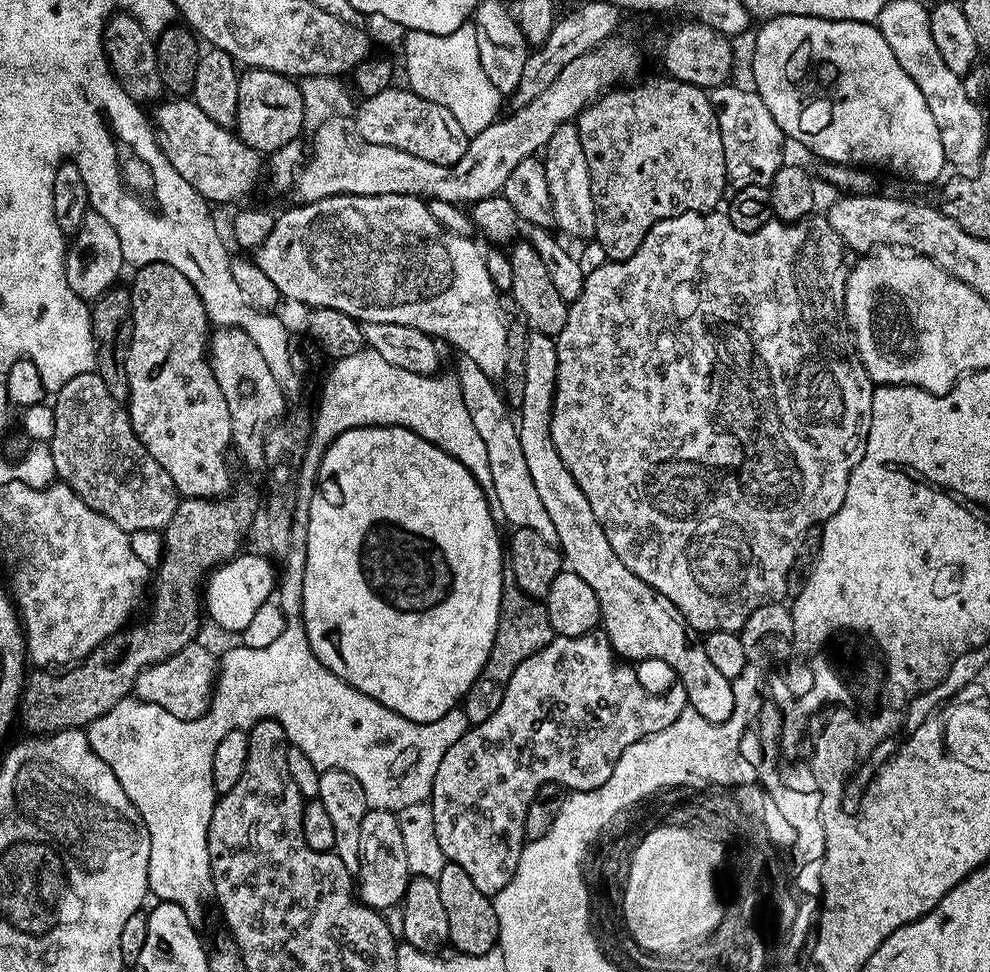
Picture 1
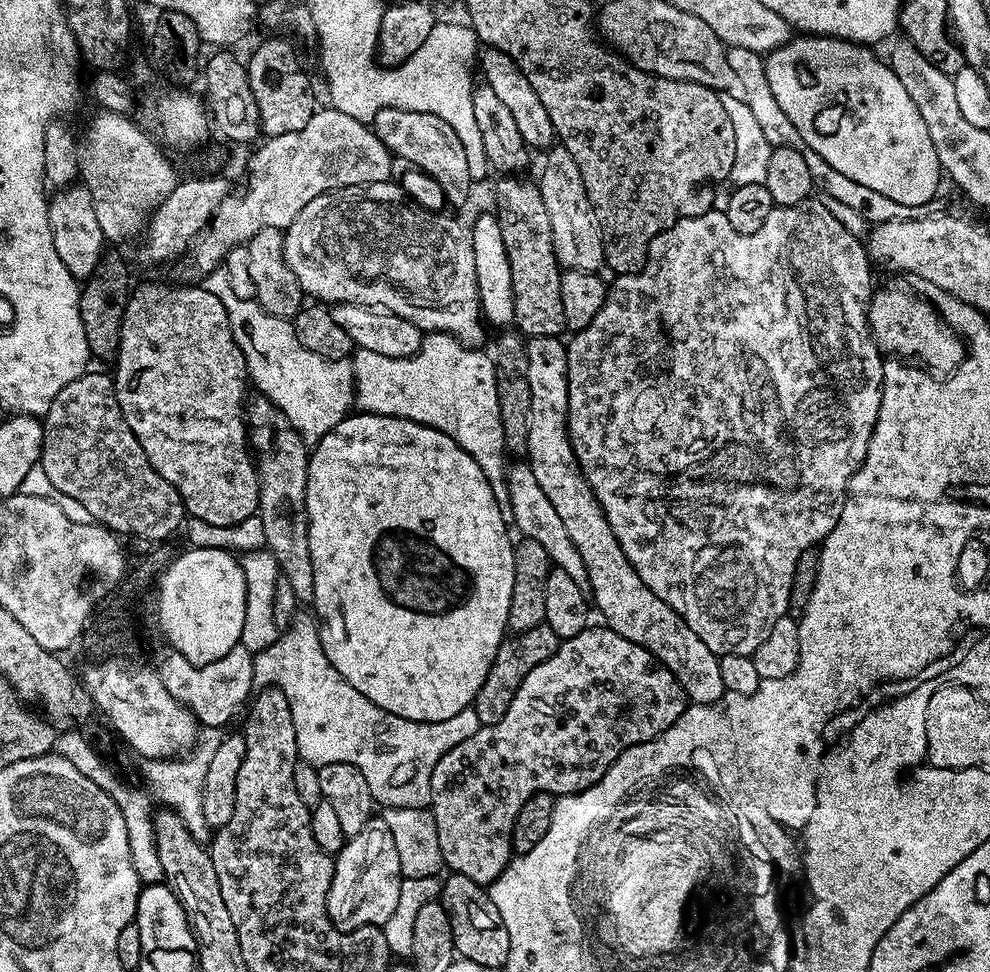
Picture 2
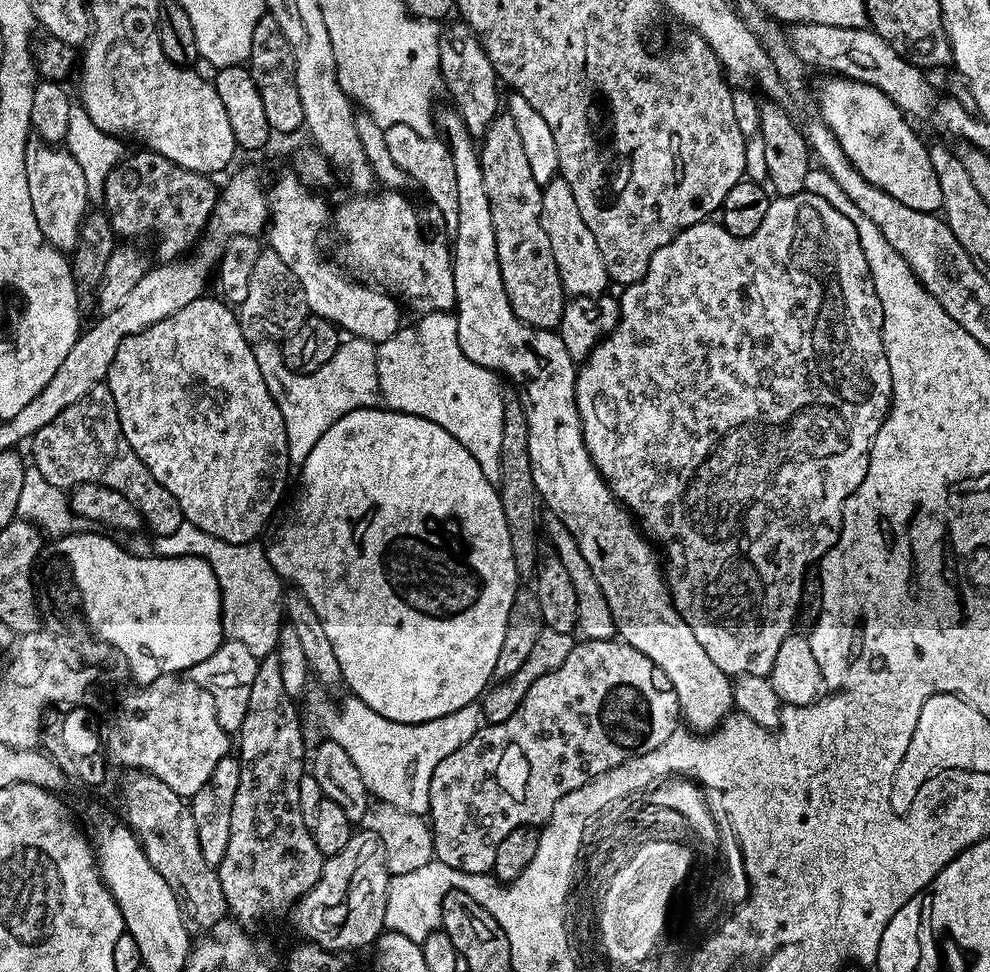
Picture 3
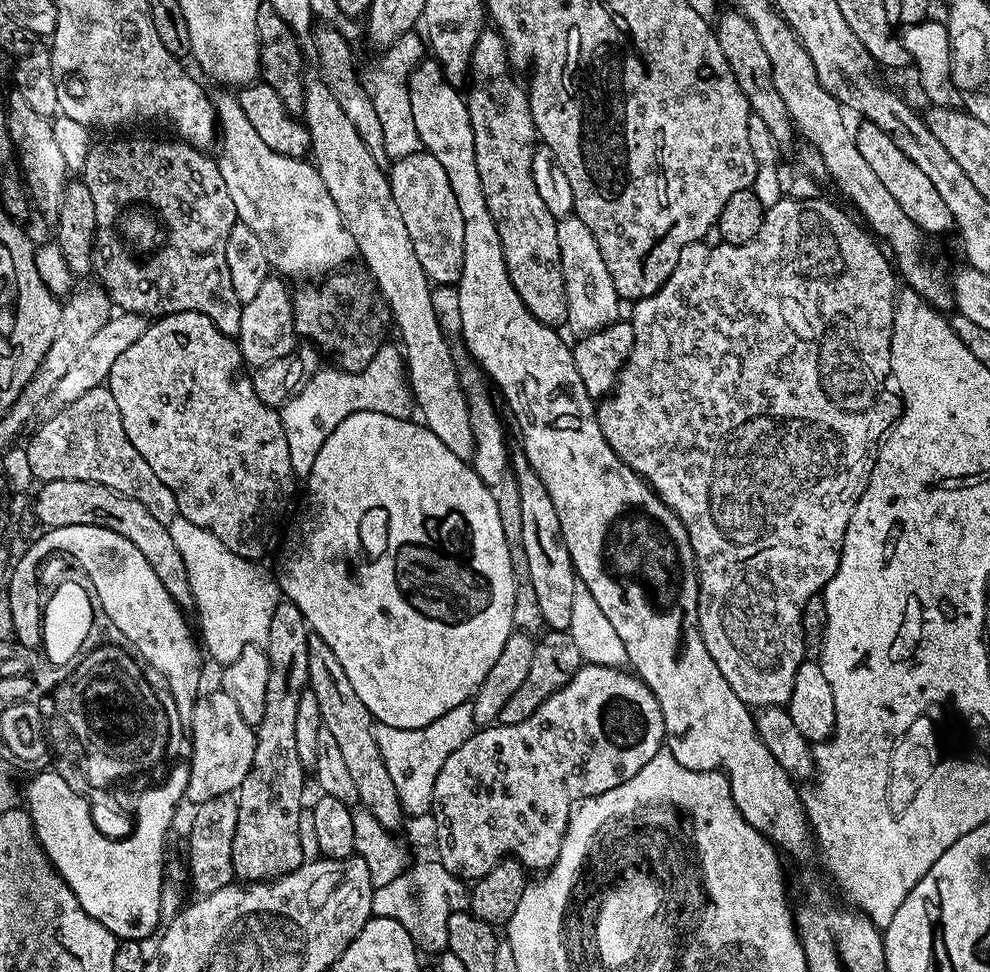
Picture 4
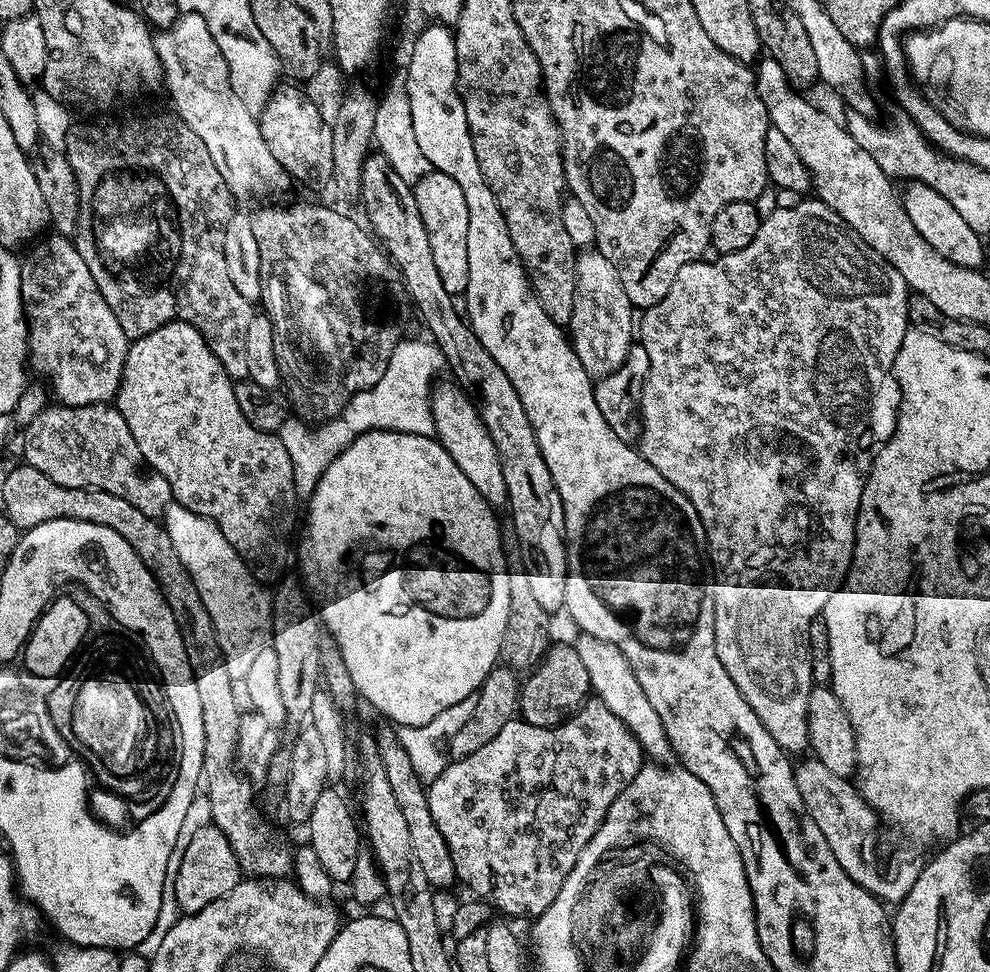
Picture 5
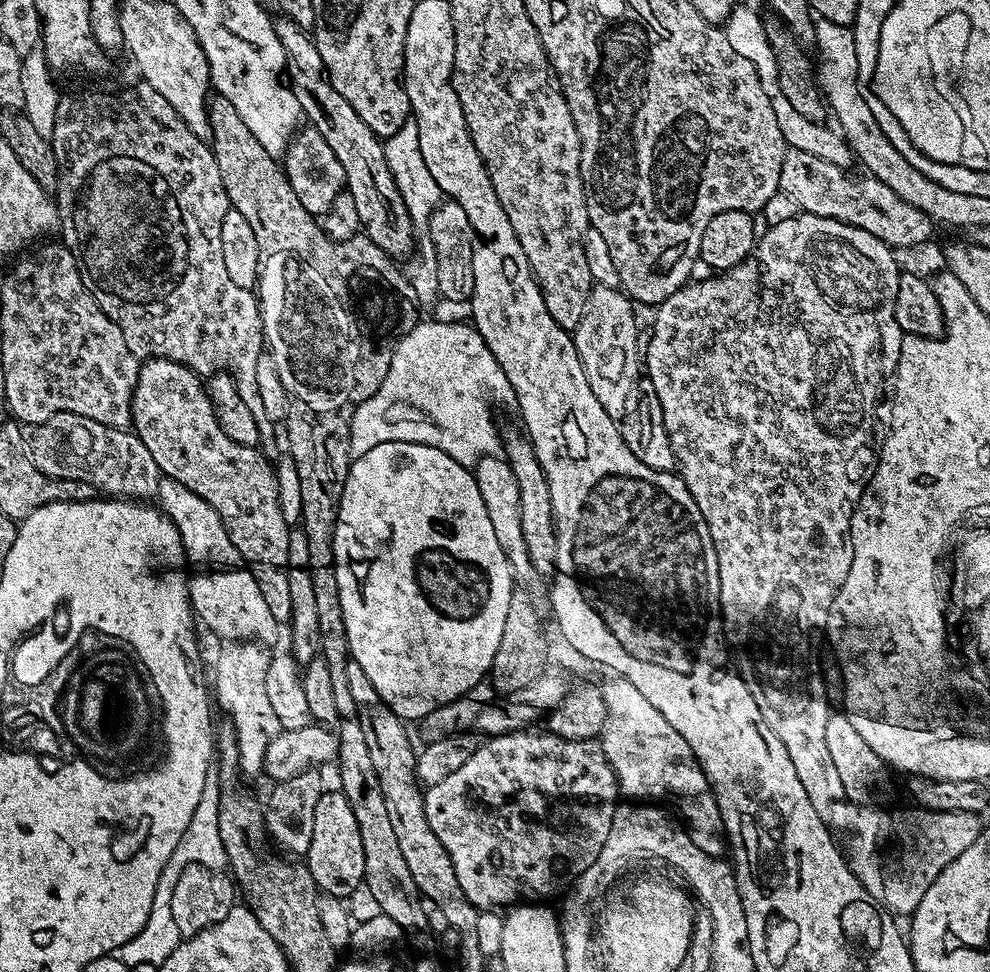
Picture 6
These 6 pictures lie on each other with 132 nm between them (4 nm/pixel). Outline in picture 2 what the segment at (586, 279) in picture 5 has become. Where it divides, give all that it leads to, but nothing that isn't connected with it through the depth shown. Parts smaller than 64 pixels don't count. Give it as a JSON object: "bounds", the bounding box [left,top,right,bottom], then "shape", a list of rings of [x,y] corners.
{"bounds":[538,146,604,273],"shape":[[[563,146],[547,149],[544,169],[540,172],[538,187],[542,202],[546,202],[546,214],[550,214],[550,234],[554,238],[556,261],[564,270],[582,270],[599,273],[604,264],[604,247],[600,237],[600,227],[592,214],[590,198],[578,170],[578,162]]]}

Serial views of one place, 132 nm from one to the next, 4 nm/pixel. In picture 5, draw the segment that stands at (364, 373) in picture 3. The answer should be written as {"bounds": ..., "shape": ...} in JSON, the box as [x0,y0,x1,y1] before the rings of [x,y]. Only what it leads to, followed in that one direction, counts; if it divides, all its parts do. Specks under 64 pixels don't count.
{"bounds":[278,339,445,497],"shape":[[[427,339],[424,340],[401,340],[394,354],[390,354],[386,374],[382,374],[380,381],[370,390],[355,392],[338,416],[323,421],[319,426],[309,426],[300,418],[288,418],[281,425],[278,435],[282,446],[286,446],[286,454],[290,454],[290,462],[294,466],[297,497],[311,496],[326,466],[330,466],[333,458],[362,434],[374,430],[390,430],[435,437],[432,390],[434,381],[441,375],[440,368],[442,372],[445,363],[444,355],[436,349],[436,345]]]}

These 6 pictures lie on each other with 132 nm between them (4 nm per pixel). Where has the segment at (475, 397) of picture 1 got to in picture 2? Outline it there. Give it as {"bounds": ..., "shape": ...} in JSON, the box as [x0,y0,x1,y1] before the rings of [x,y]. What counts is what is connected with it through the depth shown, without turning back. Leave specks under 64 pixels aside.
{"bounds":[506,462,592,594],"shape":[[[527,462],[512,463],[509,463],[506,468],[508,482],[506,507],[512,512],[511,523],[515,531],[517,528],[521,532],[519,534],[521,537],[540,543],[546,549],[548,557],[552,559],[553,565],[566,570],[566,574],[570,574],[570,578],[578,582],[578,590],[586,594],[591,593],[592,587],[586,574],[586,564],[582,562],[582,554],[578,554],[578,546],[574,546],[574,541],[571,540],[570,533],[566,531],[566,526],[562,526],[562,518],[558,518],[558,513],[554,511],[550,498],[542,494],[542,486],[538,486],[538,481],[534,478],[534,470]]]}

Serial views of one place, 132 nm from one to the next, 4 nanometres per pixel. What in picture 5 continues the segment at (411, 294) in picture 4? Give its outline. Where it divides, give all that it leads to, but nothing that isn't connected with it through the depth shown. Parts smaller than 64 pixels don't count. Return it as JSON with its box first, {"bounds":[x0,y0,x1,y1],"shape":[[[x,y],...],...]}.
{"bounds":[432,378,508,510],"shape":[[[448,378],[444,379],[432,390],[435,439],[439,440],[446,454],[454,458],[454,466],[458,466],[458,470],[462,470],[462,474],[470,478],[474,490],[478,490],[478,494],[486,498],[489,506],[493,510],[503,509],[508,503],[508,491],[506,478],[502,478],[502,462],[498,462],[498,450],[494,450],[494,442],[490,434],[486,434],[486,426],[482,426],[482,418],[471,398],[460,389],[459,384]]]}

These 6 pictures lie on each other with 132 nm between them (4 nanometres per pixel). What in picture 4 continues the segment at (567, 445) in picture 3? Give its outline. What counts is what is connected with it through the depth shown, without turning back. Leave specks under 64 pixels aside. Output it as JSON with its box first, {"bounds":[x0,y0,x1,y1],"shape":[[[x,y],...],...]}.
{"bounds":[408,58,814,860],"shape":[[[435,58],[421,60],[408,79],[410,114],[414,114],[414,126],[418,129],[418,138],[423,151],[428,152],[434,158],[438,158],[442,170],[446,170],[446,178],[450,178],[450,190],[454,190],[454,198],[458,198],[458,210],[462,210],[462,222],[466,230],[466,238],[464,239],[464,265],[462,266],[462,278],[458,285],[458,291],[460,291],[460,332],[464,335],[465,346],[468,347],[469,353],[467,352],[467,355],[479,365],[485,377],[495,385],[498,392],[498,387],[500,387],[500,392],[504,395],[509,410],[516,415],[516,424],[520,427],[521,438],[524,439],[522,451],[526,454],[530,466],[534,466],[534,472],[538,474],[538,478],[542,478],[546,490],[550,490],[554,510],[558,510],[558,526],[562,530],[566,550],[570,554],[573,566],[576,568],[579,583],[584,584],[586,590],[590,590],[590,594],[594,594],[594,602],[598,602],[602,614],[606,614],[606,619],[614,625],[618,638],[622,638],[622,642],[626,646],[631,671],[643,680],[644,684],[654,694],[654,698],[658,698],[658,706],[662,706],[667,754],[678,761],[686,770],[694,770],[695,772],[721,771],[725,773],[730,782],[734,806],[738,806],[742,820],[745,820],[750,826],[754,826],[754,830],[758,830],[767,840],[772,841],[785,857],[793,856],[796,860],[808,860],[812,856],[813,859],[814,837],[812,825],[808,823],[808,815],[804,812],[801,793],[799,791],[796,793],[796,788],[792,785],[795,784],[793,777],[789,776],[786,770],[782,770],[782,766],[778,766],[778,762],[774,762],[774,754],[770,754],[770,750],[766,750],[766,746],[758,734],[756,722],[749,705],[744,704],[742,698],[738,698],[738,694],[734,694],[730,682],[726,682],[726,678],[722,678],[722,670],[718,670],[718,666],[714,666],[714,658],[710,658],[710,650],[706,650],[706,642],[702,642],[702,634],[700,633],[700,576],[696,572],[696,555],[690,546],[690,534],[686,530],[686,526],[678,518],[678,514],[674,514],[672,507],[666,502],[662,502],[660,495],[633,468],[626,466],[626,462],[622,462],[622,458],[618,458],[618,454],[614,454],[610,442],[606,442],[606,438],[602,434],[602,426],[598,426],[594,398],[590,394],[586,394],[586,386],[582,386],[582,378],[578,375],[578,366],[574,366],[571,347],[567,343],[564,345],[563,338],[559,336],[561,333],[557,329],[538,322],[538,318],[534,318],[534,314],[530,314],[530,310],[526,310],[522,298],[518,298],[518,290],[514,290],[514,286],[510,282],[506,262],[502,254],[502,242],[498,238],[498,226],[494,226],[494,218],[490,218],[490,210],[486,206],[486,194],[482,194],[482,181],[478,179],[478,162],[474,158],[474,130],[470,126],[468,102],[460,91],[461,89],[457,85],[448,81],[442,66]]]}

